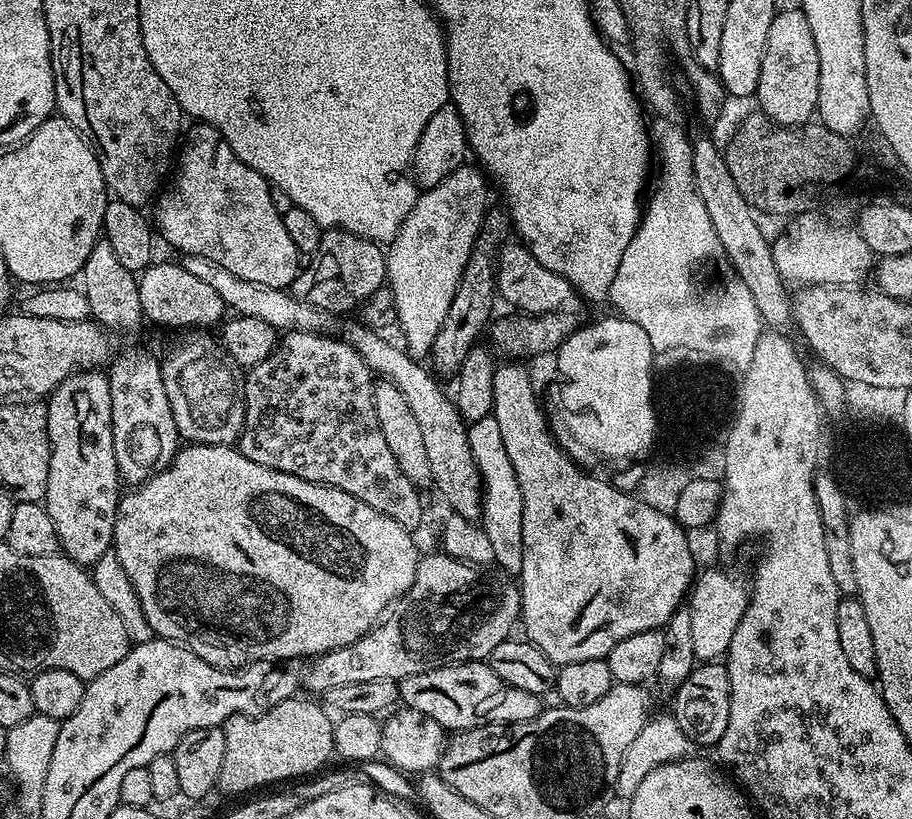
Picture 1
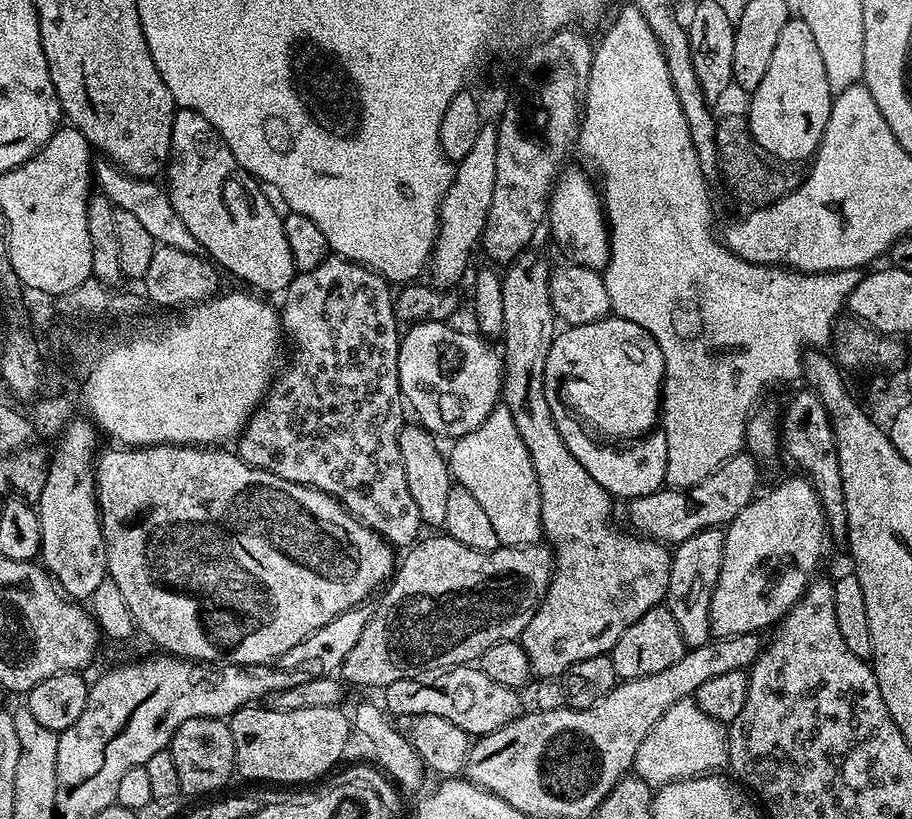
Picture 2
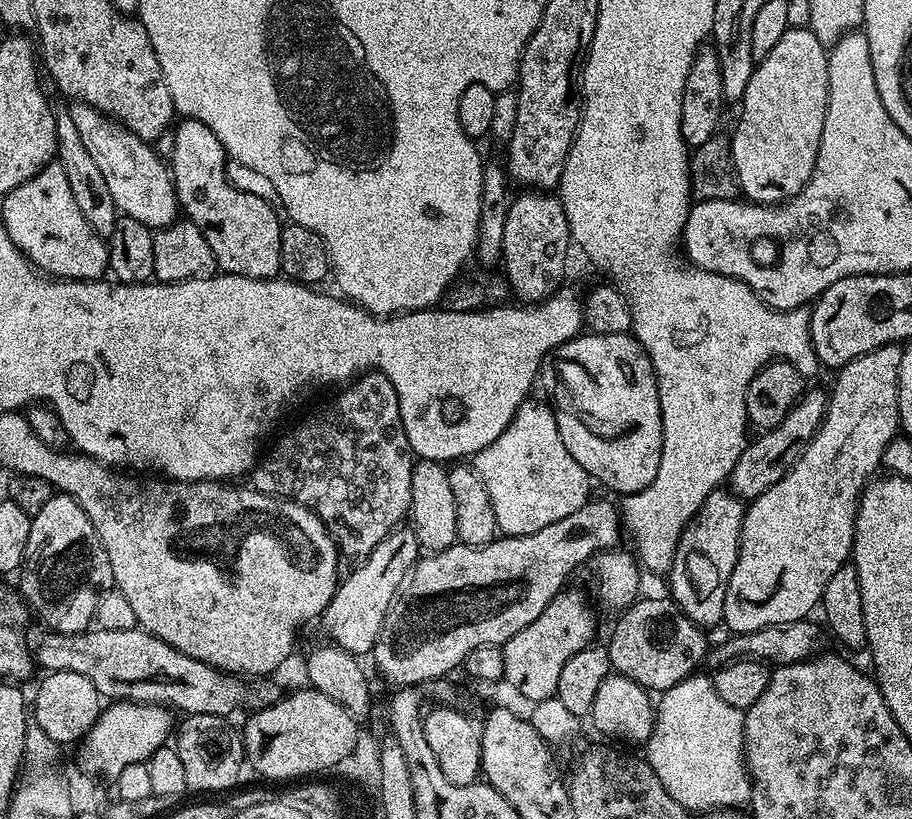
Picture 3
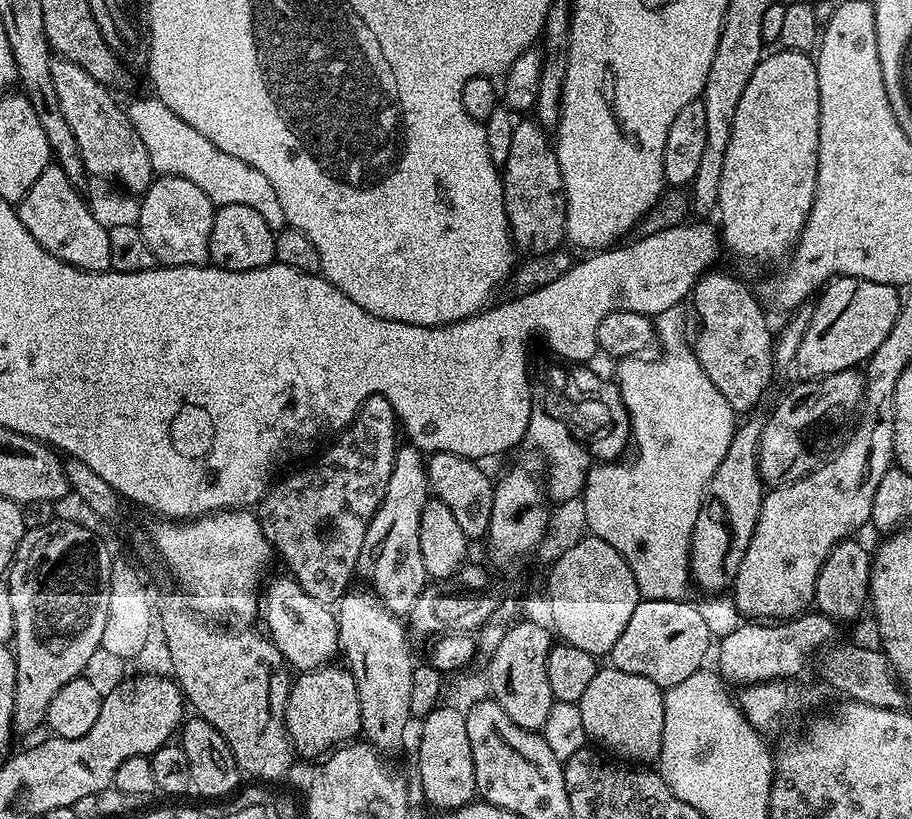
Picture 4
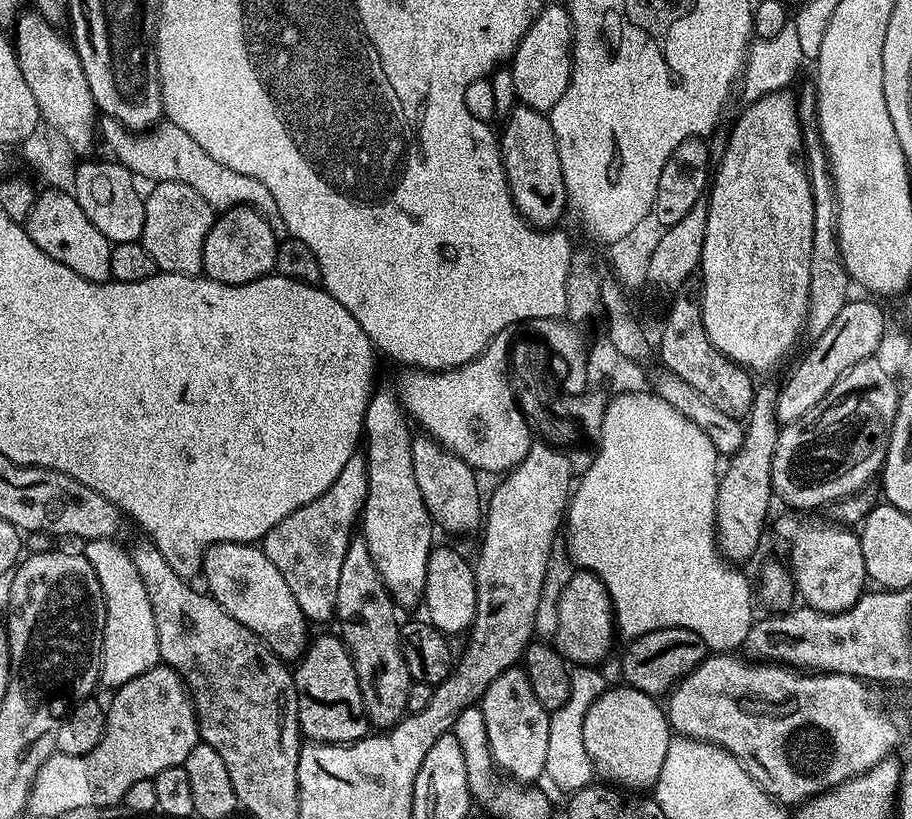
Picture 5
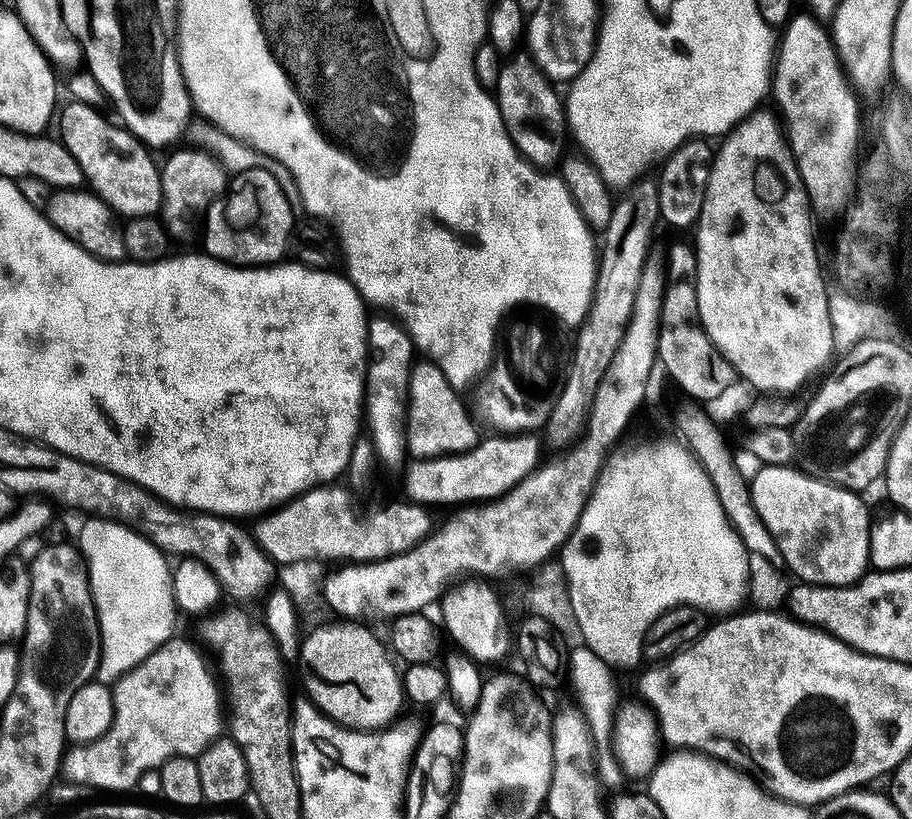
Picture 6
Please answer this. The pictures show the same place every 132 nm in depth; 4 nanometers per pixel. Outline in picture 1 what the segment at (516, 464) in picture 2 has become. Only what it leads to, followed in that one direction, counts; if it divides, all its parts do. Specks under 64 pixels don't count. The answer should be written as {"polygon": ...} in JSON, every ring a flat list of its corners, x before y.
{"polygon":[[492,415,471,421,467,425,467,431,471,453,481,474,482,526,486,530,486,538,490,538,494,549,495,565,508,575,519,575,522,568,522,496,517,475,514,474,510,458,506,456,502,433,498,430,498,422]]}

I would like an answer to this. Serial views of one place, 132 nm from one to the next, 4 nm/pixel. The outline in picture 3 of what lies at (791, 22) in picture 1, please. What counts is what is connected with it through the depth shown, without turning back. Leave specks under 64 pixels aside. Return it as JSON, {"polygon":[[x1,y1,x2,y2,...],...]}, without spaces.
{"polygon":[[789,26,786,34,782,34,782,38,778,38,774,50,770,50,770,54,762,57,753,67,750,82,746,82,744,97,738,104,738,107,740,107,740,121,737,122,736,129,730,132,732,171,735,175,739,191,742,193,745,201,754,204,783,204,784,201,789,200,792,196,797,196,806,186,809,178,811,178,812,171,816,165,818,146,822,138,822,126,826,122,826,106,828,105,828,54,829,49,813,34,811,28,807,26,801,26,801,28]]}

